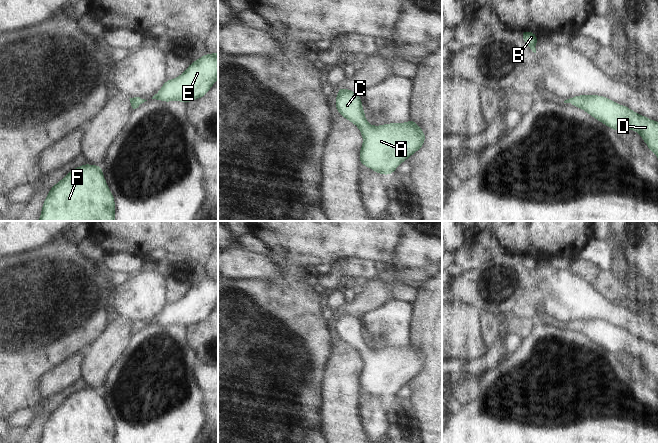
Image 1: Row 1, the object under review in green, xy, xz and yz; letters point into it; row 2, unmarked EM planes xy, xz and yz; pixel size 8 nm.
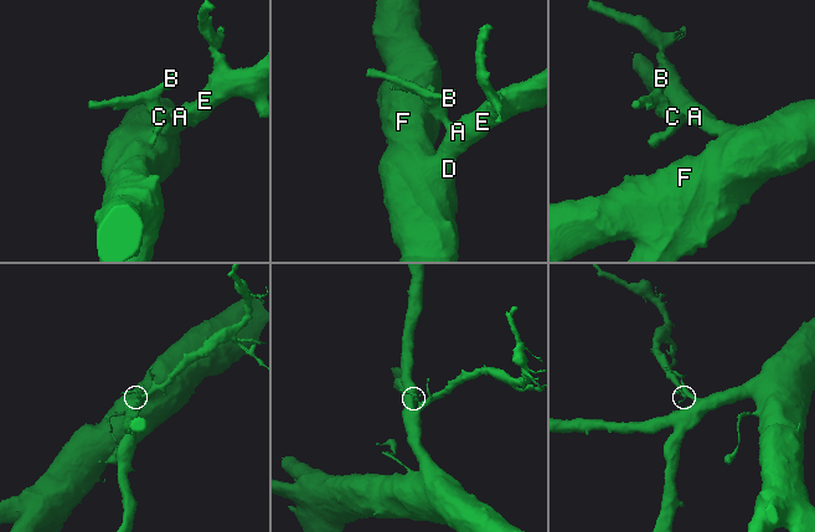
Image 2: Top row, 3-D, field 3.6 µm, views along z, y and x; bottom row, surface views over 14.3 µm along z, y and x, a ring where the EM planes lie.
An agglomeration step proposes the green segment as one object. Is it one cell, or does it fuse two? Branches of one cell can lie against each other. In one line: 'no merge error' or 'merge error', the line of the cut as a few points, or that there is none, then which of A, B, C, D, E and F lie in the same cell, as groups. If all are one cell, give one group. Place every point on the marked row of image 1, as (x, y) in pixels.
no merge error | no cut | A B C D E F

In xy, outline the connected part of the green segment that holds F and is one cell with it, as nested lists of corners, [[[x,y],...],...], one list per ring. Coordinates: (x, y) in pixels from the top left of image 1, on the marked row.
[[[85,163],[52,185],[38,221],[115,221],[115,198],[102,166]]]

